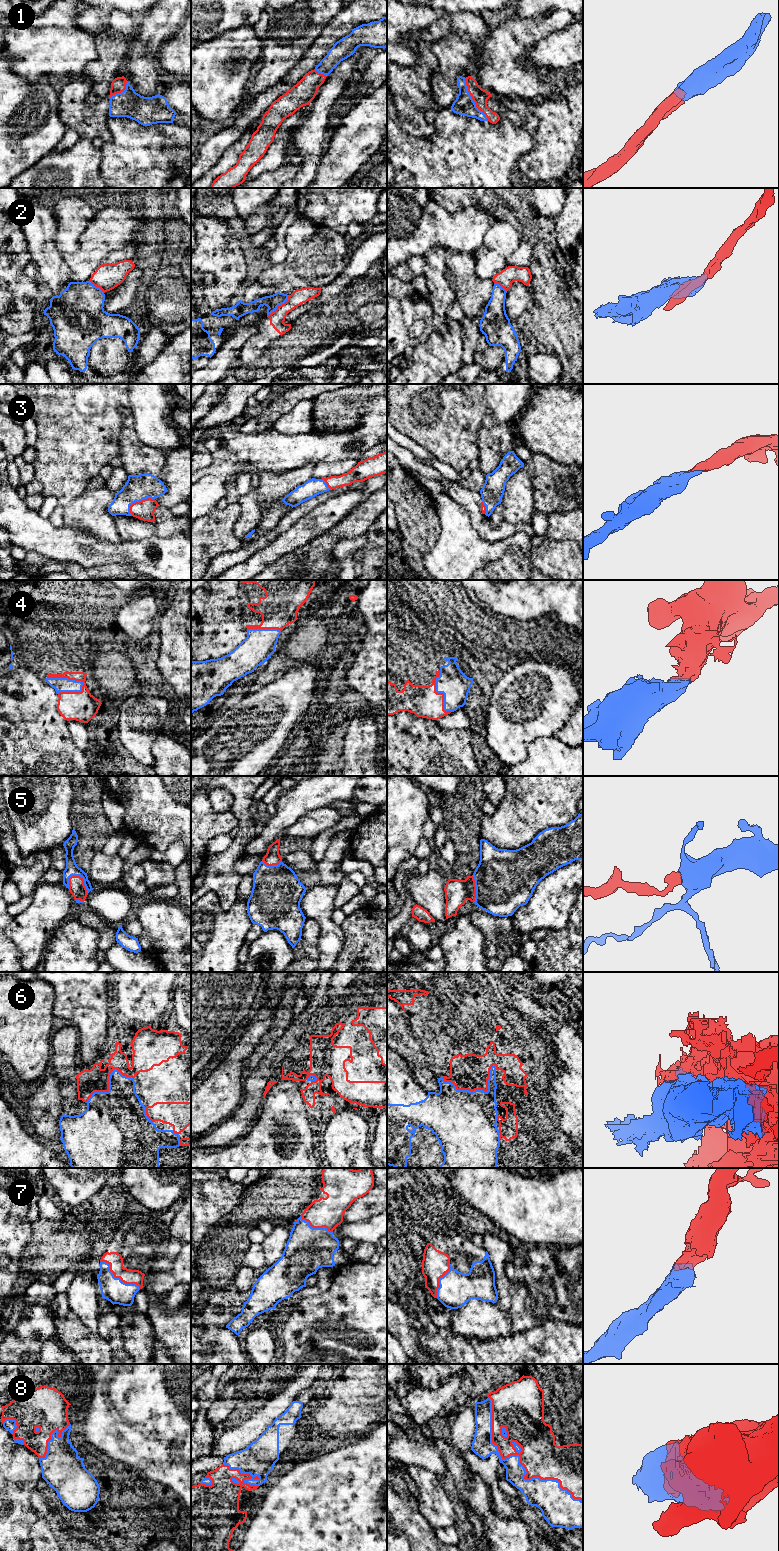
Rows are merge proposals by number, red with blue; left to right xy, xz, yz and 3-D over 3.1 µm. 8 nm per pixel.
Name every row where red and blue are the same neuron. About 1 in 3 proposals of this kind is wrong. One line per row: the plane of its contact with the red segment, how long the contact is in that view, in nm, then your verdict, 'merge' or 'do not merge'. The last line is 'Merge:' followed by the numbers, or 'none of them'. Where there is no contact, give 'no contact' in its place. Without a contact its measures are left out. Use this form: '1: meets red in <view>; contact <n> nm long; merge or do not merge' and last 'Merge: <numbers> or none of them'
1: meets red in yz; contact 400 nm long; merge
2: meets red in xz; contact 240 nm long; do not merge
3: meets red in xy; contact 240 nm long; merge
4: meets red in xy; contact 300 nm long; merge
5: meets red in xy; contact 200 nm long; merge
6: meets red in yz; contact 460 nm long; do not merge
7: meets red in xy; contact 400 nm long; merge
8: meets red in yz; contact 1150 nm long; merge
Merge: 1, 3, 4, 5, 7, 8

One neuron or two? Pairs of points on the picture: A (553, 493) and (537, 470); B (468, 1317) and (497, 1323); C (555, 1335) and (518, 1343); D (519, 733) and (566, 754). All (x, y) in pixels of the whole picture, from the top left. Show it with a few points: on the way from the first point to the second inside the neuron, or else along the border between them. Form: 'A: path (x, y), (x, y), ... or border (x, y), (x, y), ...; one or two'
A: path (553, 487), (543, 476); one
B: path (475, 1320), (490, 1322); one
C: path (546, 1342), (527, 1343); one
D: border (552, 735), (536, 738), (522, 760); two

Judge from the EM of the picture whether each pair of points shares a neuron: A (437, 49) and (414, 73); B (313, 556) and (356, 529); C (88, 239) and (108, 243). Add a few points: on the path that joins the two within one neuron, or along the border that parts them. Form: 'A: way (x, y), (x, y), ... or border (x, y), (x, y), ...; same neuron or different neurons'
A: border (427, 45), (437, 60), (437, 66), (431, 76); different neurons
B: way (324, 545), (336, 533), (345, 529); same neuron
C: way (93, 240), (103, 240); same neuron

